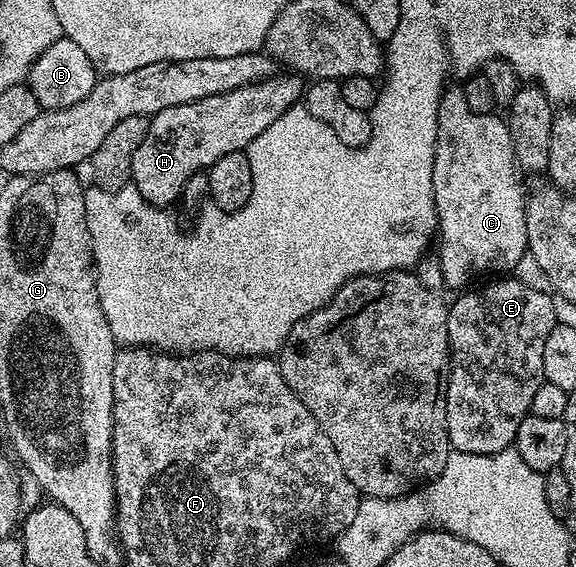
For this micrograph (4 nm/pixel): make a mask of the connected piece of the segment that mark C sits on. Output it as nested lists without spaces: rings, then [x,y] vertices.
[[[455,87],[444,88],[443,98],[437,111],[437,143],[435,144],[435,158],[433,159],[433,195],[435,196],[435,216],[437,218],[437,242],[439,241],[439,250],[437,256],[441,275],[443,276],[443,285],[446,288],[462,290],[470,286],[474,277],[479,277],[482,273],[495,273],[491,275],[507,275],[514,270],[516,263],[522,256],[527,254],[527,224],[525,215],[527,214],[527,197],[523,193],[523,185],[519,182],[521,178],[520,170],[515,163],[515,152],[513,151],[513,139],[507,126],[506,120],[502,116],[495,117],[494,112],[474,113],[469,111],[469,103],[465,103],[465,95],[462,88]]]

